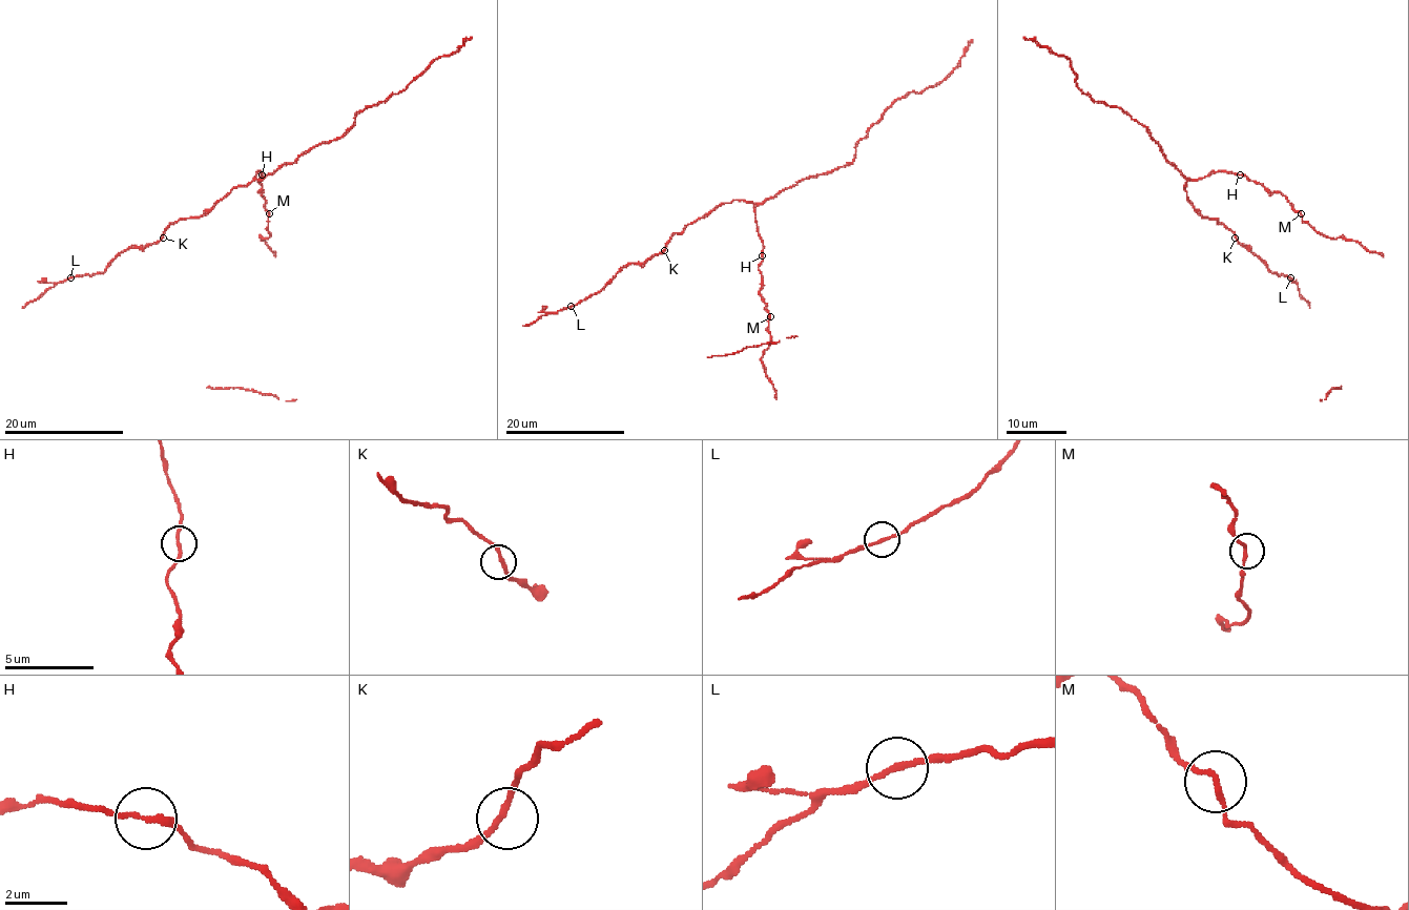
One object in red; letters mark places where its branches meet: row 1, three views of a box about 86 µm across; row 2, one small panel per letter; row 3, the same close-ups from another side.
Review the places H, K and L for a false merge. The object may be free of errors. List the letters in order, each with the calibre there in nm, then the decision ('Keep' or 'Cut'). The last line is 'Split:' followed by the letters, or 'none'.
H: Thickness 190 nm. Keep
K: Thickness 180 nm. Keep
L: Thickness 170 nm. Keep
Split: none

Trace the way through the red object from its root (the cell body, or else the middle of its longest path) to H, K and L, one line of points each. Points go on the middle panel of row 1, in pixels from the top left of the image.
H: (761, 239), (763, 255)
K: (761, 239), (755, 206), (732, 200), (721, 203), (676, 232), (664, 250)
L: (761, 239), (752, 203), (721, 203), (676, 232), (659, 253), (643, 263), (627, 263), (599, 291), (571, 306)

